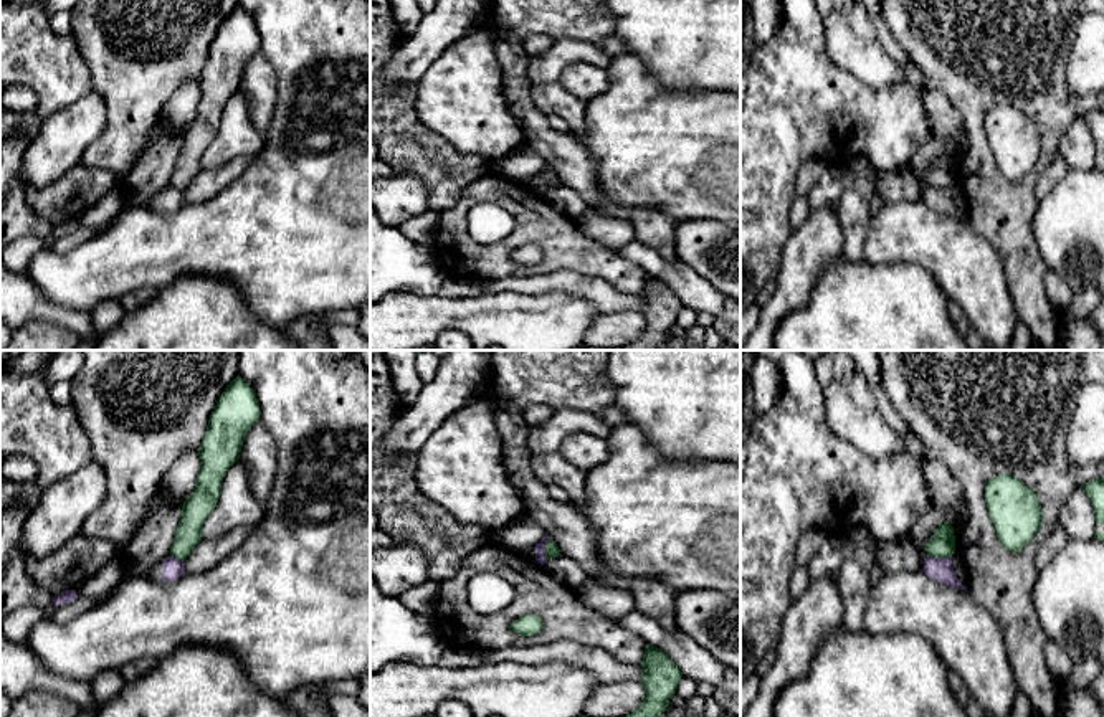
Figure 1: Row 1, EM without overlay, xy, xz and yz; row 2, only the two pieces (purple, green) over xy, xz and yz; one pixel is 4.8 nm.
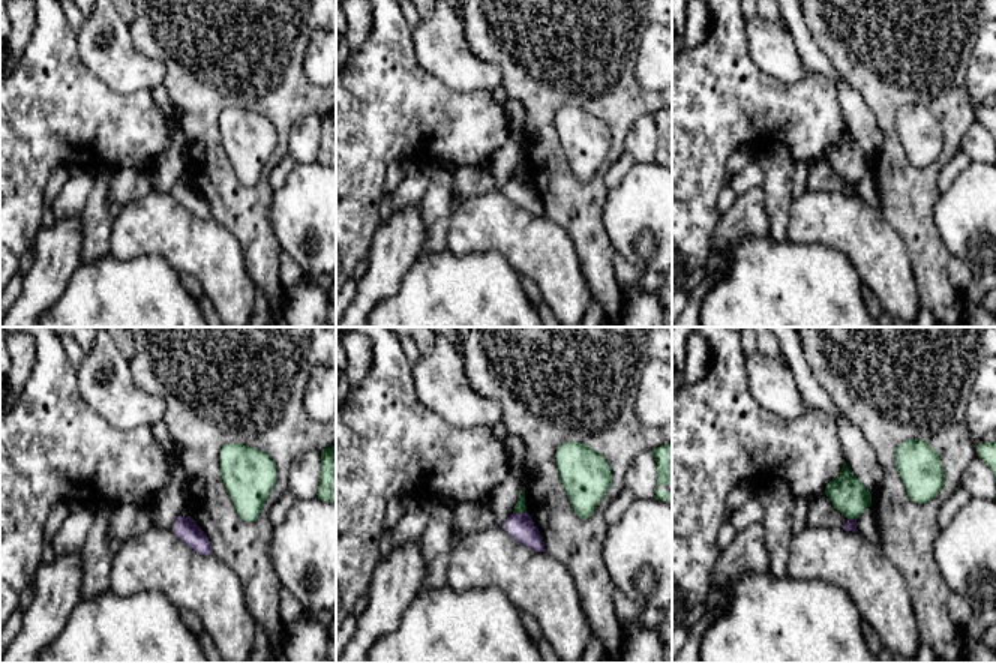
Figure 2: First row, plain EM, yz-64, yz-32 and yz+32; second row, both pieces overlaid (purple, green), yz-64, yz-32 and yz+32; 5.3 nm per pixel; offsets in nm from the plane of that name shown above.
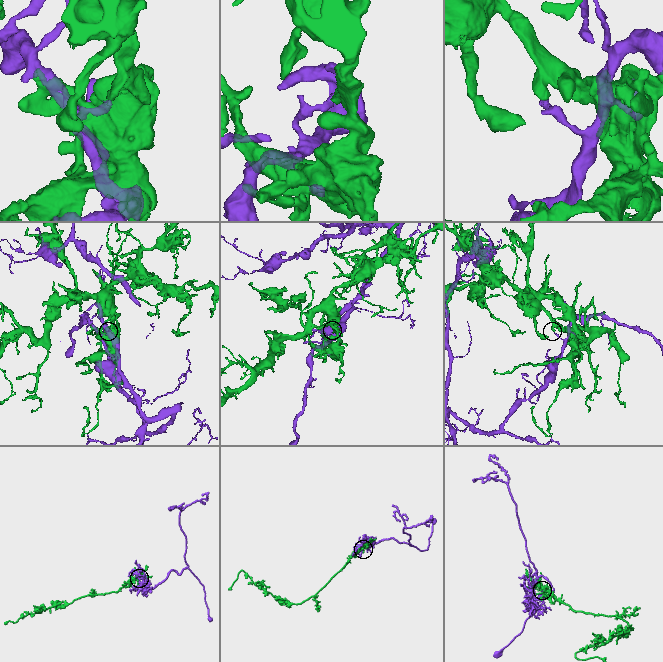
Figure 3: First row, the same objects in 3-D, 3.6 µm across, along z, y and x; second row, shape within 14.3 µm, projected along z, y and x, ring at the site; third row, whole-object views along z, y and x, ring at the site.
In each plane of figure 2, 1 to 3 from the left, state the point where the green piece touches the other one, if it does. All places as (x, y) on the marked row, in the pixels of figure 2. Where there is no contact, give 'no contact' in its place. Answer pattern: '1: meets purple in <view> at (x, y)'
1: no contact
2: meets purple in yz-32 at (518, 513)
3: meets purple in yz+32 at (852, 519)

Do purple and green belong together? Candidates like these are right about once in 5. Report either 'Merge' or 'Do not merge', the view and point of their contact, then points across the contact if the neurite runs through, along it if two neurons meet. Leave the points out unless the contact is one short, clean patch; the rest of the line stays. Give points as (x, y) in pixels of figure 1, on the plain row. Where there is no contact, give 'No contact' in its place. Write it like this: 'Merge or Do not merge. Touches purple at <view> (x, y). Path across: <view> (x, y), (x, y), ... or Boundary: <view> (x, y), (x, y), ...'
Do not merge. Touches purple at yz (939, 189)

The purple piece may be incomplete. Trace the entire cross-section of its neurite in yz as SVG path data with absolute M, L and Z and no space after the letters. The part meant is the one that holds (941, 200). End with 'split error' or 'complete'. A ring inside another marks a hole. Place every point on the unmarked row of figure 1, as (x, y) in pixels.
M926 187L922 202L934 211L944 213L952 218L967 220L967 216L964 216L959 211L952 198L952 187L945 188Z | complete

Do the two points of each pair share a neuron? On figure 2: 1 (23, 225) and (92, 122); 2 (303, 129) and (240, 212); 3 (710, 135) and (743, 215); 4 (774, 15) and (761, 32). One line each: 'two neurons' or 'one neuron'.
1: one neuron
2: two neurons
3: two neurons
4: two neurons

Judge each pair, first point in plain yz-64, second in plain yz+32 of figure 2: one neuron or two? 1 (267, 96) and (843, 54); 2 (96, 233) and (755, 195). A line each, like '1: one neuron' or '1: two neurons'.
1: one neuron
2: two neurons

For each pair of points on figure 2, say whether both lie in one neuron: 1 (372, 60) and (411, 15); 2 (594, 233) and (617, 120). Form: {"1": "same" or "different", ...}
{"1": "different", "2": "same"}

